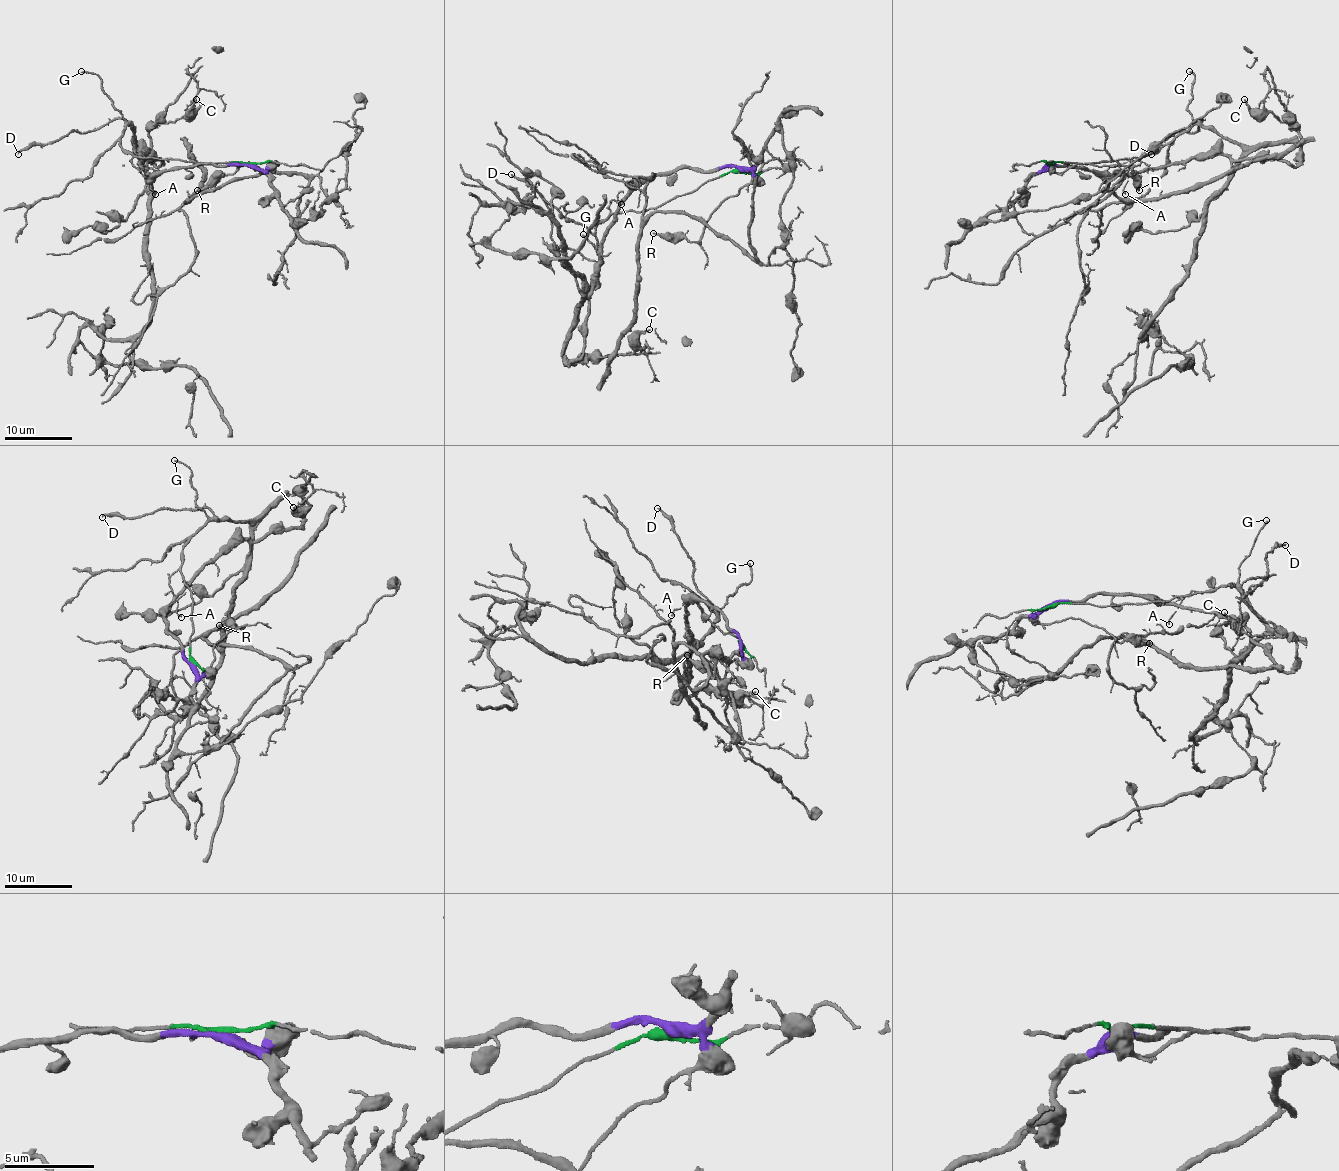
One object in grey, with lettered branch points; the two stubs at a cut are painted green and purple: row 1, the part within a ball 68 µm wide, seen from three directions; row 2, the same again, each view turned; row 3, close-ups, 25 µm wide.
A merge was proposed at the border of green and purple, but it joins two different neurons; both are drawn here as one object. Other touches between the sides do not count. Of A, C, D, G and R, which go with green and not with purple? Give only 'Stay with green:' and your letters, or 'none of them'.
Stay with green: A, D, G

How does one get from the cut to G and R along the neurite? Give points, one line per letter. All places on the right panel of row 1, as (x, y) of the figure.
G: (1049, 164), (1088, 164), (1144, 157), (1155, 152), (1193, 124), (1187, 107), (1192, 97), (1195, 77), (1190, 72)
R: (1048, 164), (1043, 167), (1064, 172), (1078, 164), (1127, 166), (1139, 189)

